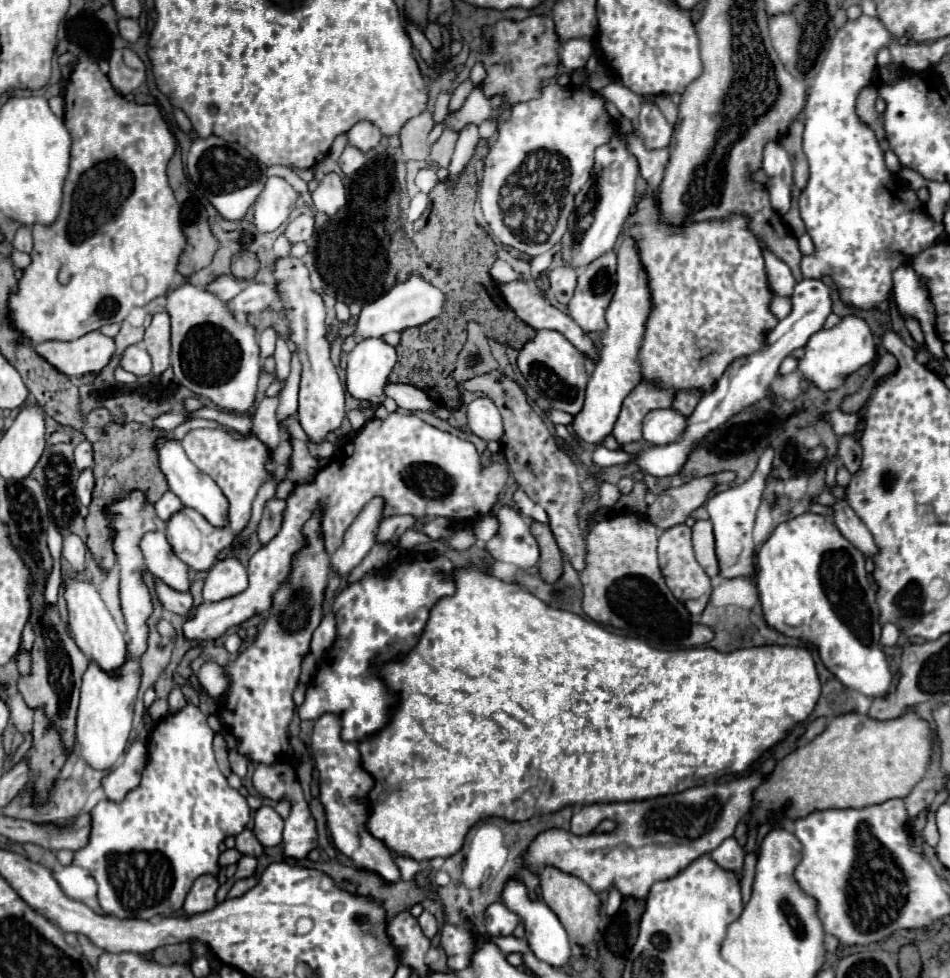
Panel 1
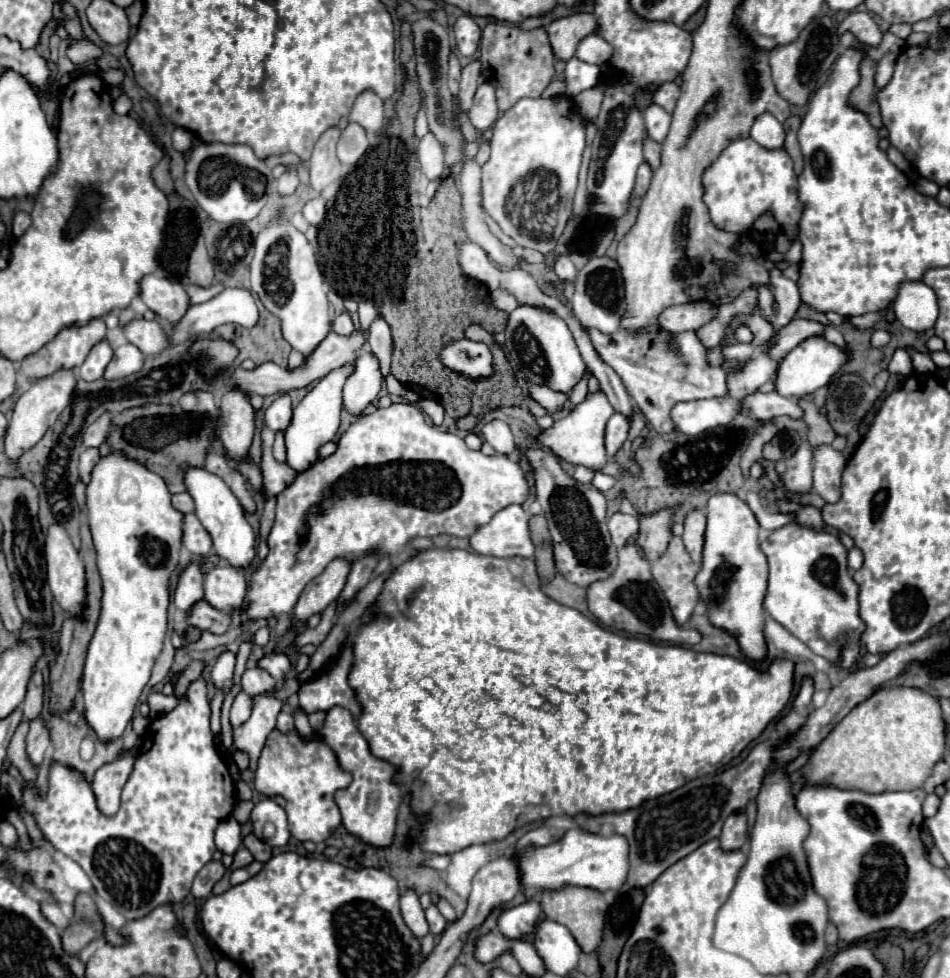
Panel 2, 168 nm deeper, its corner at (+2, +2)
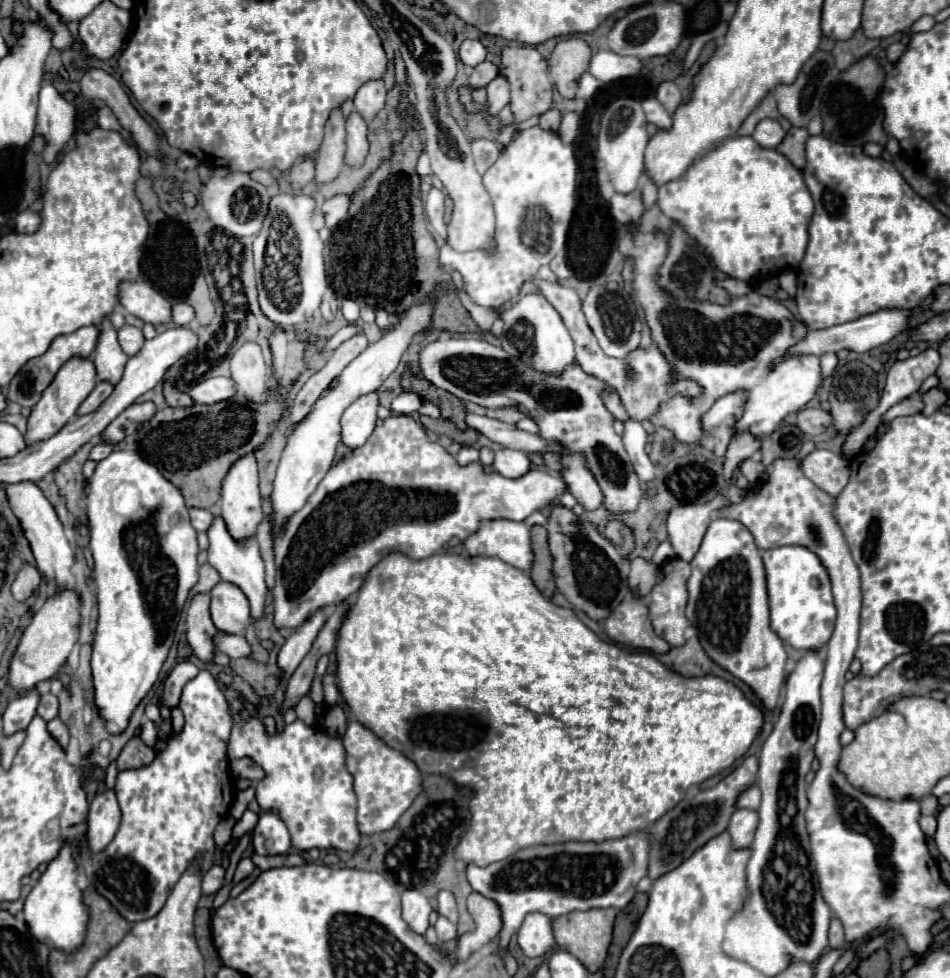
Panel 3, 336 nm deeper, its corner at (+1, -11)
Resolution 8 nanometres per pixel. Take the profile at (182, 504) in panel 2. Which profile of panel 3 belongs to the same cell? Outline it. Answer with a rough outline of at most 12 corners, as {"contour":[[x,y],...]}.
{"contour":[[190,509],[196,531],[206,531],[212,523],[212,511]]}

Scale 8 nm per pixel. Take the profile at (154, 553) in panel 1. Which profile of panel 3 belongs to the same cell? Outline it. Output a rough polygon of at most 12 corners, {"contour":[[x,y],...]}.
{"contour":[[198,593],[186,611],[186,637],[198,659],[212,661],[210,597]]}

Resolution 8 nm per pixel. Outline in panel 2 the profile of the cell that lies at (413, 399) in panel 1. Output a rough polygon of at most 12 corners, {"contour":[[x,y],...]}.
{"contour":[[383,318],[369,326],[369,346],[383,376],[391,370],[391,328]]}

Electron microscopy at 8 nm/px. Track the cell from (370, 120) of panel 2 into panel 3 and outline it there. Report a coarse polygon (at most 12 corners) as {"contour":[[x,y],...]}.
{"contour":[[368,81],[354,97],[354,109],[372,123],[384,107],[384,81]]}

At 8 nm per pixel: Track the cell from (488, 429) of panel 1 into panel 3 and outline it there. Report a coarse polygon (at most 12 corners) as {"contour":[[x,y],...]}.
{"contour":[[498,449],[494,471],[504,477],[522,477],[530,459],[522,451]]}

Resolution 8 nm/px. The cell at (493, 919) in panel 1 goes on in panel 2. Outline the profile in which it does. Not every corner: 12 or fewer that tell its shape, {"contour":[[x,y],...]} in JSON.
{"contour":[[533,898],[503,910],[499,930],[511,940],[535,932],[541,904]]}

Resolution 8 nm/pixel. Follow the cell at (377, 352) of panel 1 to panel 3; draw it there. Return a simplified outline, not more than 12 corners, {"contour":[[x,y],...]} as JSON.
{"contour":[[378,393],[342,413],[342,441],[362,447],[376,427]]}

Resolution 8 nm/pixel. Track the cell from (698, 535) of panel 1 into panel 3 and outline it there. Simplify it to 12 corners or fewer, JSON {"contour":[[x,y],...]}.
{"contour":[[724,495],[668,515],[668,541],[690,563]]}

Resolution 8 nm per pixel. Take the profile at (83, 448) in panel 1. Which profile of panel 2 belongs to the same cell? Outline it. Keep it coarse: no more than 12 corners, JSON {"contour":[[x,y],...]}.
{"contour":[[105,412],[85,430],[83,446],[101,446],[113,430]]}

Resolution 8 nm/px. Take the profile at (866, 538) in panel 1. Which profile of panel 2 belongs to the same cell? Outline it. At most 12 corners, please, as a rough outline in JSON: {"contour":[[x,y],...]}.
{"contour":[[813,448],[813,490],[839,500],[843,452]]}

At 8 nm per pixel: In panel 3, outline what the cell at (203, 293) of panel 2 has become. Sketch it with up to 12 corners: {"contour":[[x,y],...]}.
{"contour":[[186,301],[174,303],[172,321],[188,325],[196,319],[196,313]]}

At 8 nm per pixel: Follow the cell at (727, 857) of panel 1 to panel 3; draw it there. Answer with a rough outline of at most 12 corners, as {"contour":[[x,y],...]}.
{"contour":[[738,809],[728,825],[734,849],[750,847],[758,813]]}

